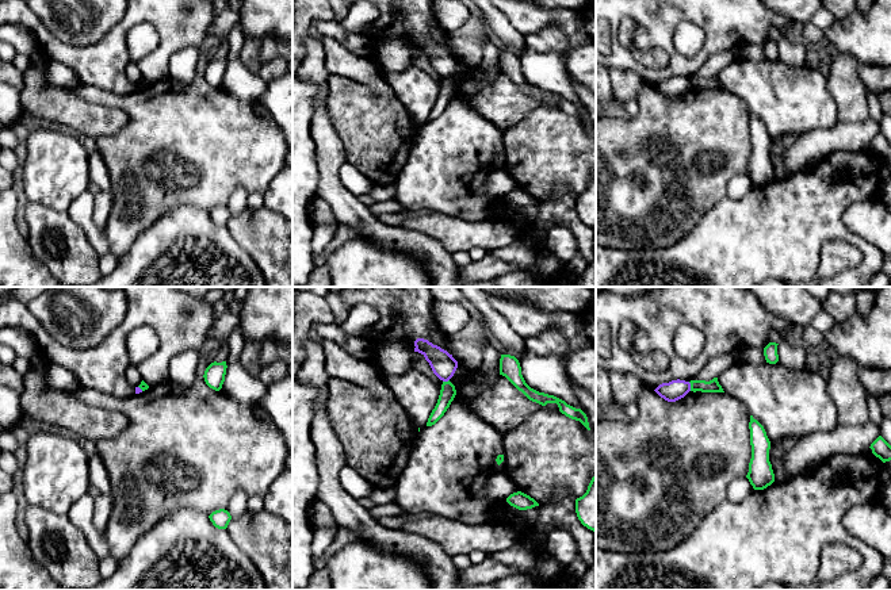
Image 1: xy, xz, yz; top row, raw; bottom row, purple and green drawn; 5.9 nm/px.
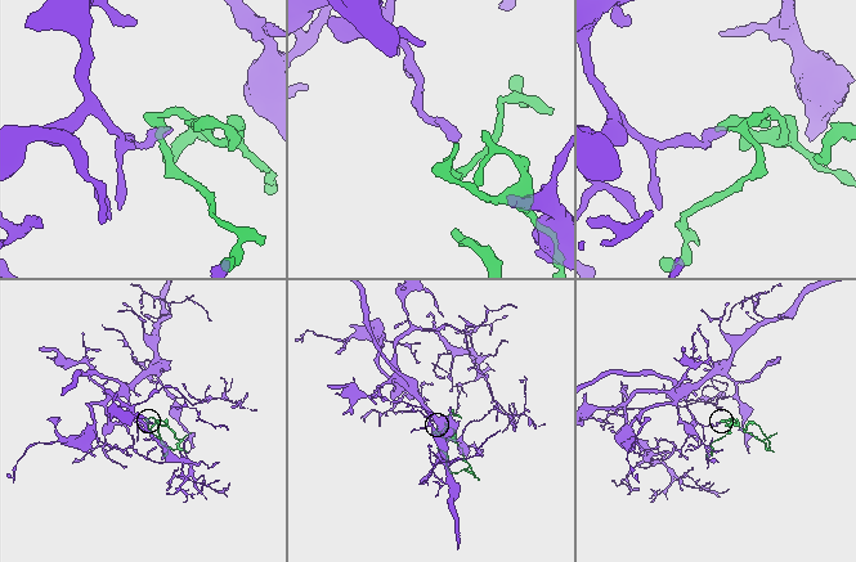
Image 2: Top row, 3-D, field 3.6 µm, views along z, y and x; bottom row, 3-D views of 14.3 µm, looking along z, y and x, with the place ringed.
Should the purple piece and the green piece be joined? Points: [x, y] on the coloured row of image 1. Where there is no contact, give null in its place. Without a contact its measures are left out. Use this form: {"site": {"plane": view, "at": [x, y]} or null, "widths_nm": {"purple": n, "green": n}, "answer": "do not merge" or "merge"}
{"site": {"plane": "yz", "at": [689, 386]}, "widths_nm": {"purple": 120, "green": 80}, "answer": "do not merge"}

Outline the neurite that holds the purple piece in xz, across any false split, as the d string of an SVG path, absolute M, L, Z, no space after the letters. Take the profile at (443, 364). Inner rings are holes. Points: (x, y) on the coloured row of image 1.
M417 338L414 346L414 352L418 352L425 357L433 373L440 380L448 382L454 376L458 368L458 361L452 355L424 338Z

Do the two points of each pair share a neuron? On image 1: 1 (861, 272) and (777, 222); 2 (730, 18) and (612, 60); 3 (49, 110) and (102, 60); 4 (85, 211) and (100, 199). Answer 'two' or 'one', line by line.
1: one
2: one
3: two
4: two

